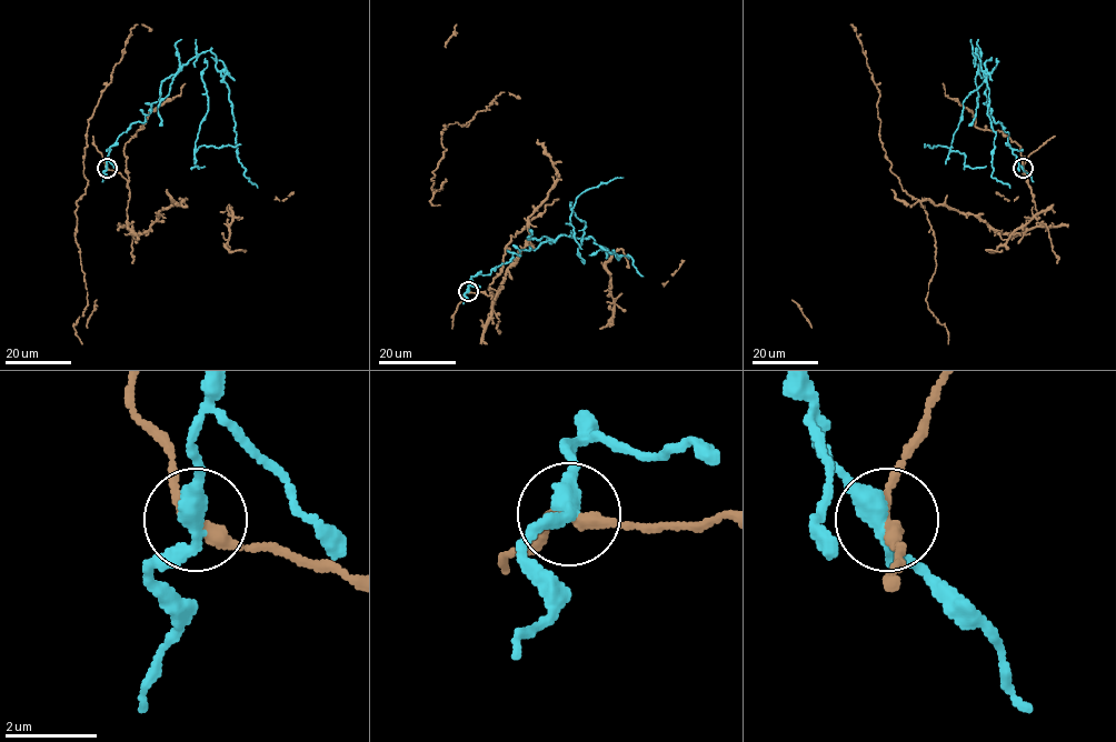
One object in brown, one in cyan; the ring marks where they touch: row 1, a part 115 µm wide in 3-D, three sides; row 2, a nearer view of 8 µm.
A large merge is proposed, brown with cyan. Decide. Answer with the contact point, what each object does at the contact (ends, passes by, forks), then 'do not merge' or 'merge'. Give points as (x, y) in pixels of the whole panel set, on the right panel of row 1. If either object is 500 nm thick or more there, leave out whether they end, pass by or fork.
(1023, 168) | brown passes by | cyan passes by | do not merge

